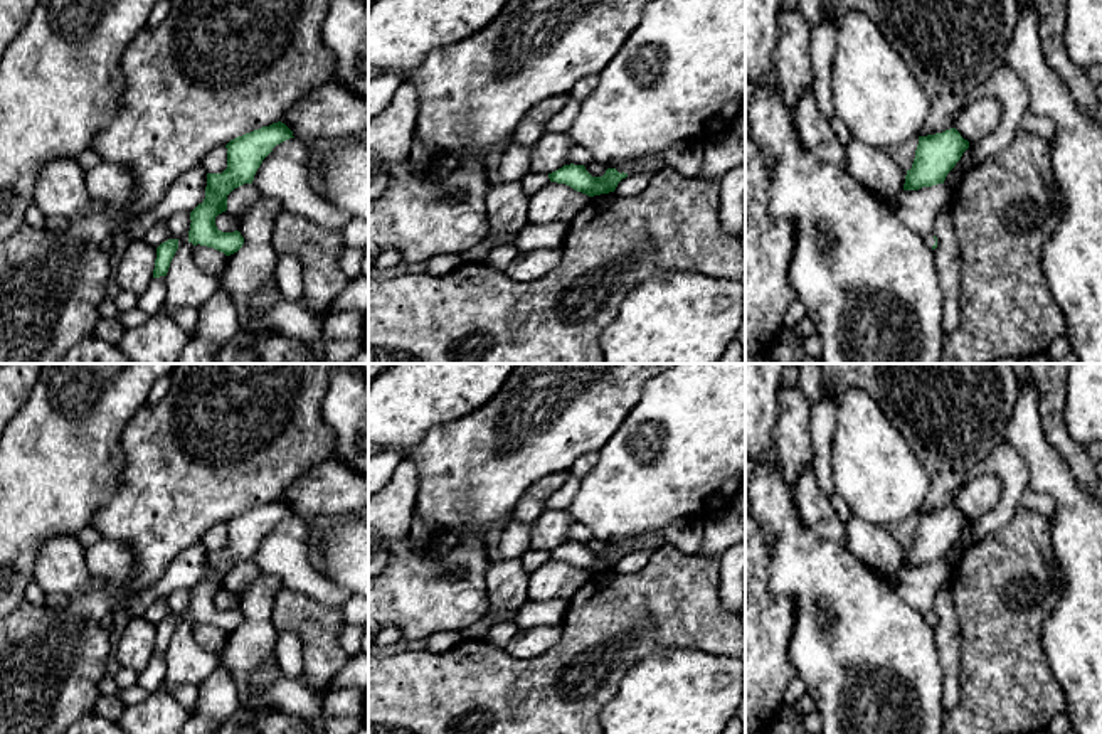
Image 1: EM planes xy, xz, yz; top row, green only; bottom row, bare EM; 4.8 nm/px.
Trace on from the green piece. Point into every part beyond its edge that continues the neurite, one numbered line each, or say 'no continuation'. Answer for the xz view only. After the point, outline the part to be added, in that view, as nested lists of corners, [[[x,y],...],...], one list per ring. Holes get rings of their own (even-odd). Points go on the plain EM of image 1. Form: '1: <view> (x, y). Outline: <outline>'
1: xz (651, 542). Outline: [[[648,535],[644,539],[641,539],[638,544],[634,545],[624,545],[624,547],[617,547],[619,550],[628,550],[628,552],[633,552],[633,550],[639,550],[639,549],[644,549],[644,550],[656,550],[660,549],[661,545],[665,545],[666,542],[660,537],[660,535]]]

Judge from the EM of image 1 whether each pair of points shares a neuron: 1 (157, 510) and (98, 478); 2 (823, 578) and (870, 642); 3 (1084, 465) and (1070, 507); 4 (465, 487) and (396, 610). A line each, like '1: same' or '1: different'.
1: different
2: same
3: different
4: different

